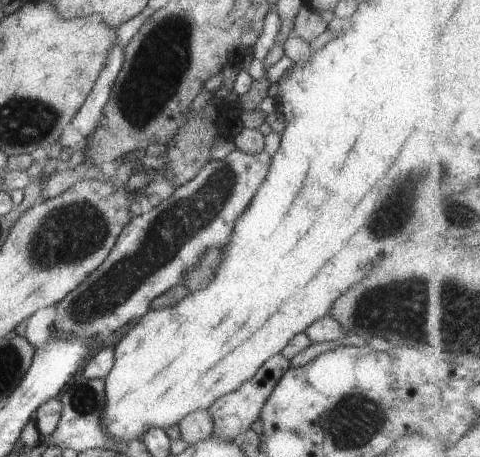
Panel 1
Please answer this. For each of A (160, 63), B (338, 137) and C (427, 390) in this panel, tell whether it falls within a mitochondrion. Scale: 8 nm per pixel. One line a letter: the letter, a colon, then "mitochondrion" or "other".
A: mitochondrion
B: other
C: other

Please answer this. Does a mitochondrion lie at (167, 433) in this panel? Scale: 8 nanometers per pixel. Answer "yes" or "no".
no

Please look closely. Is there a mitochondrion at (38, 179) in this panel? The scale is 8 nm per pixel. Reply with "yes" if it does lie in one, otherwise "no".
no

